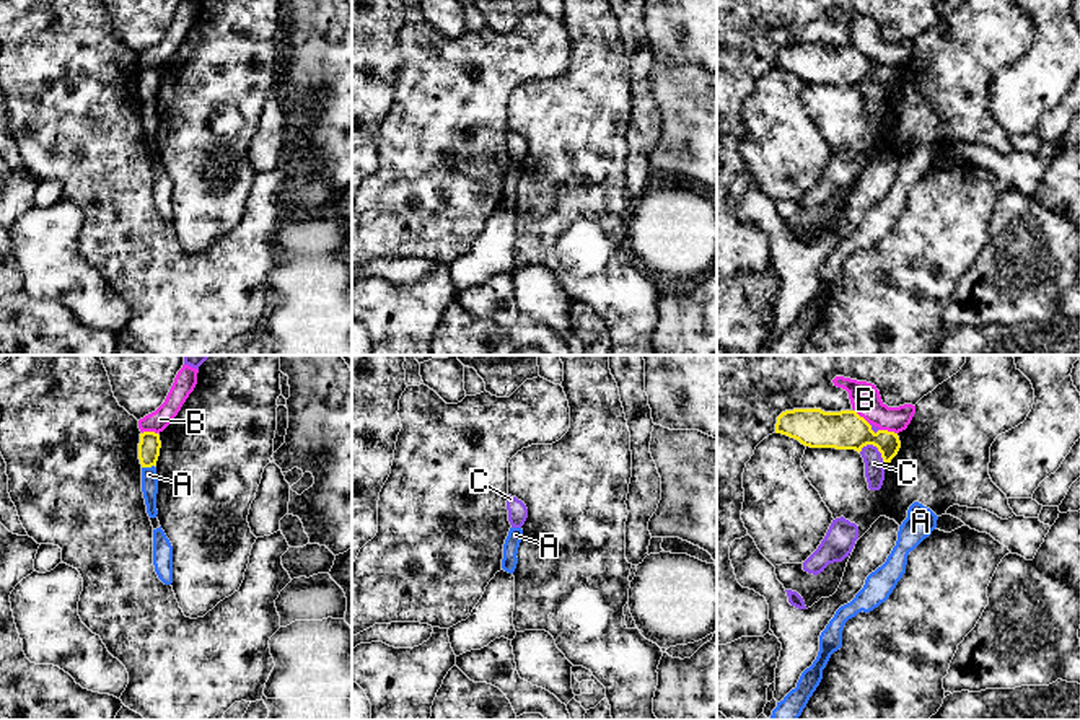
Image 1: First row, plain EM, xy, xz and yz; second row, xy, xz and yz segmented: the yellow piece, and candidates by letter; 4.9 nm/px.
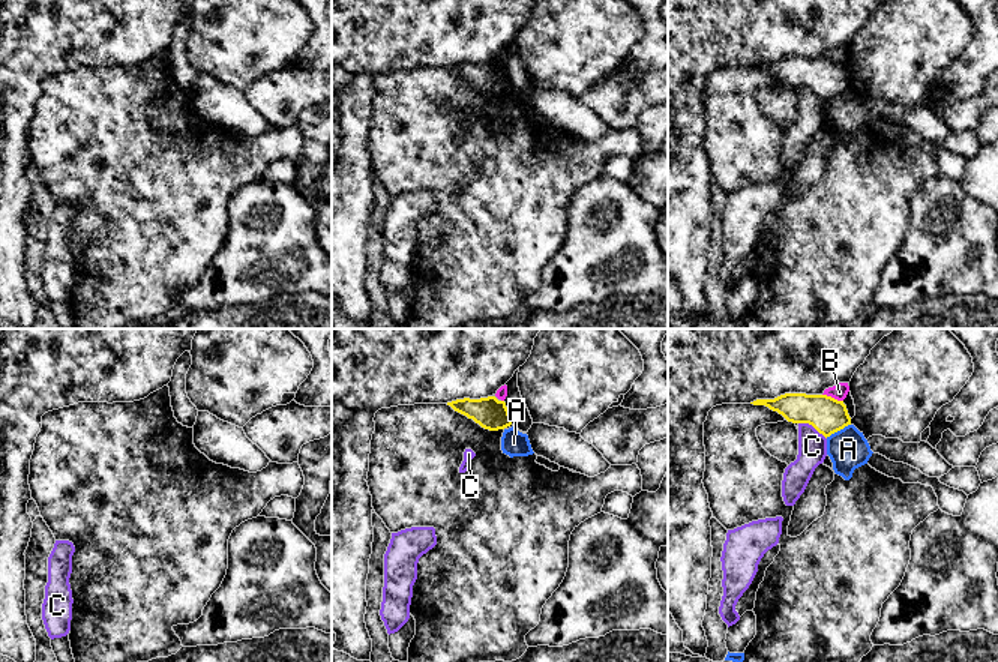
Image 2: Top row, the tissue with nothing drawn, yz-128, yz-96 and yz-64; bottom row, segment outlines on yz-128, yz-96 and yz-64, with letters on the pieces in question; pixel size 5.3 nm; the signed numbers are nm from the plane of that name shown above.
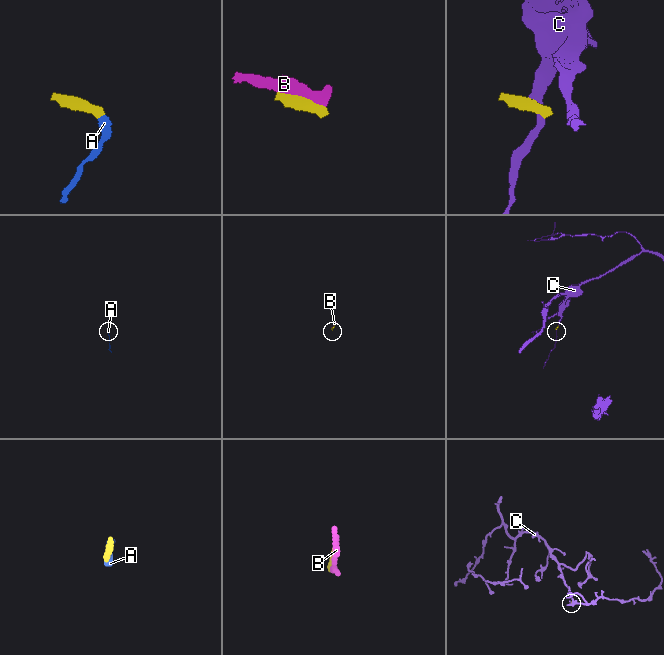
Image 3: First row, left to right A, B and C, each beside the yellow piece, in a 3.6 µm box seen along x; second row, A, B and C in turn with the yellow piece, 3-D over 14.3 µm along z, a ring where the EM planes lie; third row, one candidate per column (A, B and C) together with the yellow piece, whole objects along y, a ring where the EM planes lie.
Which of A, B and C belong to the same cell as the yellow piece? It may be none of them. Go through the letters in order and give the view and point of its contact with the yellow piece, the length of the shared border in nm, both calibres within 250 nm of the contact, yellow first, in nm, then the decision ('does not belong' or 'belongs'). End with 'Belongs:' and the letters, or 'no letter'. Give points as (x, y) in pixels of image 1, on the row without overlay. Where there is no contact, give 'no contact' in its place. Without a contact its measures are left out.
A: xy (147, 101) | 70 nm | 110/80 nm | belongs
B: yz (886, 65) | 90 nm | 190/150 nm | does not belong
C: yz (873, 80) | 130 nm | 190/100 nm | does not belong
Belongs: A

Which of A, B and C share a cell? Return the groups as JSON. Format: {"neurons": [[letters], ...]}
{"neurons": [["A"], ["B"], ["C"]]}

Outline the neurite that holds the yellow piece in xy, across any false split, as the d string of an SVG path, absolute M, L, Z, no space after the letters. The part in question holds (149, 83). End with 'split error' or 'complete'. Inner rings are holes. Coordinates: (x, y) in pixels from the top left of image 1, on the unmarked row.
M155 67L140 68L138 78L138 94L142 99L142 127L147 140L147 148L150 153L156 153L156 129L158 129L158 114L156 114L156 96L160 91L160 70Z | split error

